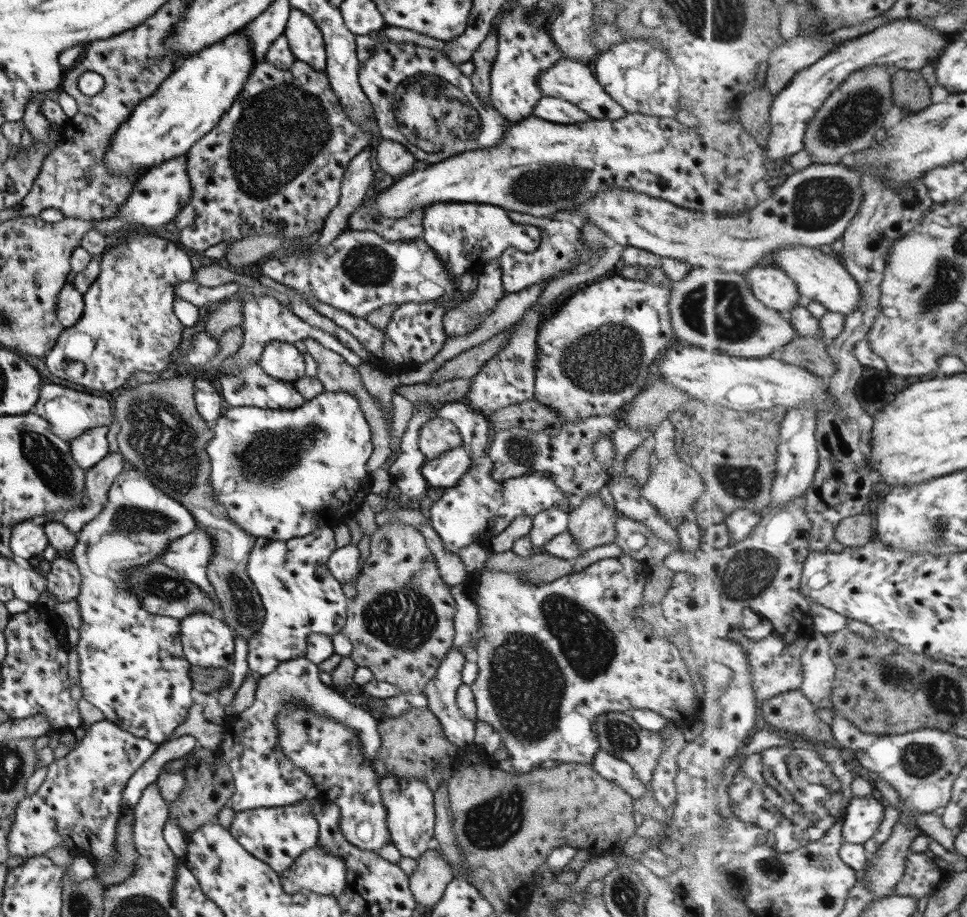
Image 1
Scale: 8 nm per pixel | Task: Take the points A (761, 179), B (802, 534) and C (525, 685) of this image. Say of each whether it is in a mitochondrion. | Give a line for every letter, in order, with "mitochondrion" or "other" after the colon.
A: other
B: other
C: mitochondrion

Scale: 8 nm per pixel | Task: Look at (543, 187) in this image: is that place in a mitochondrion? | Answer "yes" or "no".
yes

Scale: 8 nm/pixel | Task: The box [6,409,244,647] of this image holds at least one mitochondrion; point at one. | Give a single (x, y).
(46, 459)

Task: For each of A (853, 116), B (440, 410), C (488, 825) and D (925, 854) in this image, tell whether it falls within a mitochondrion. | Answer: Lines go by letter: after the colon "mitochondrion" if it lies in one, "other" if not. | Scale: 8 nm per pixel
A: mitochondrion
B: other
C: mitochondrion
D: other

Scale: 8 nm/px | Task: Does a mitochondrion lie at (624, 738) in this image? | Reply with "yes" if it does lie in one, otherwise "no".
yes

